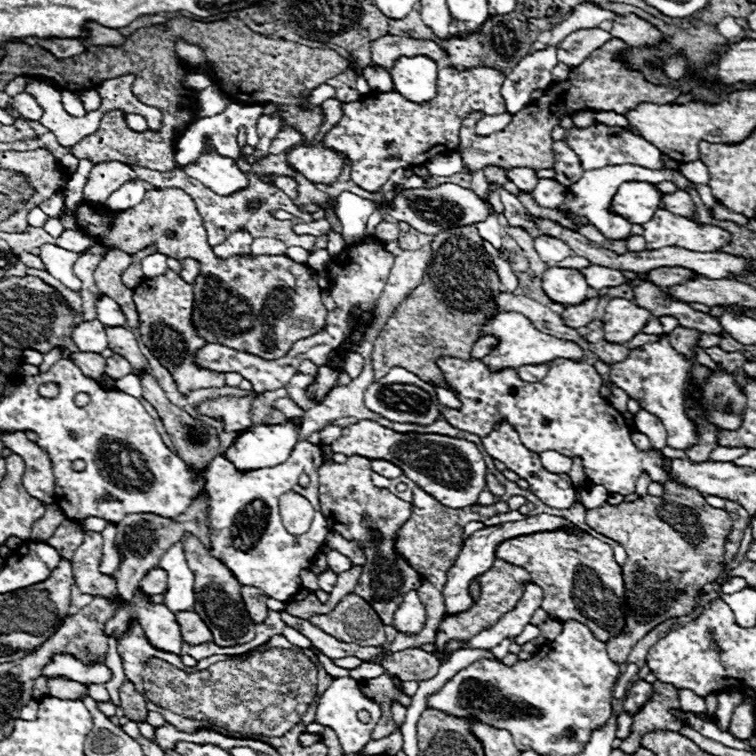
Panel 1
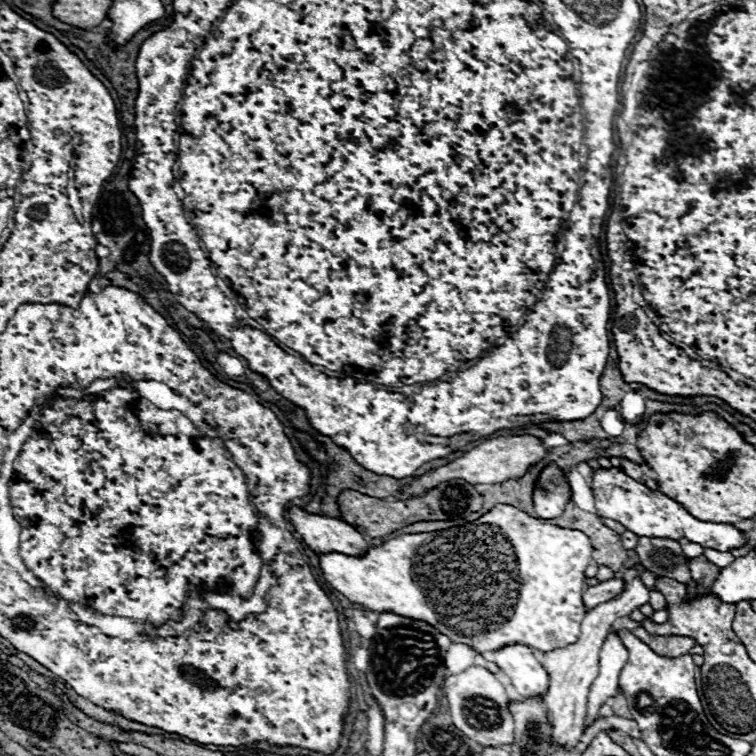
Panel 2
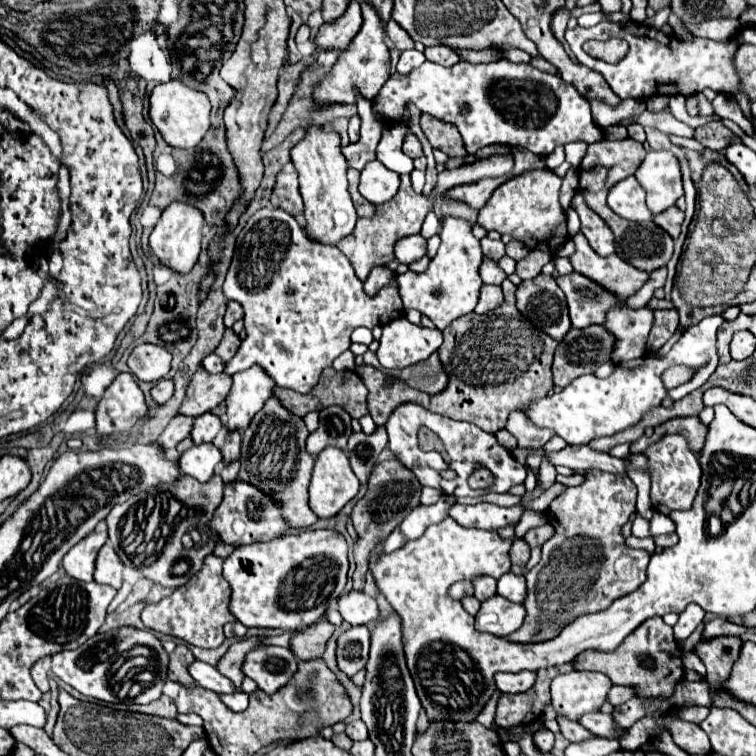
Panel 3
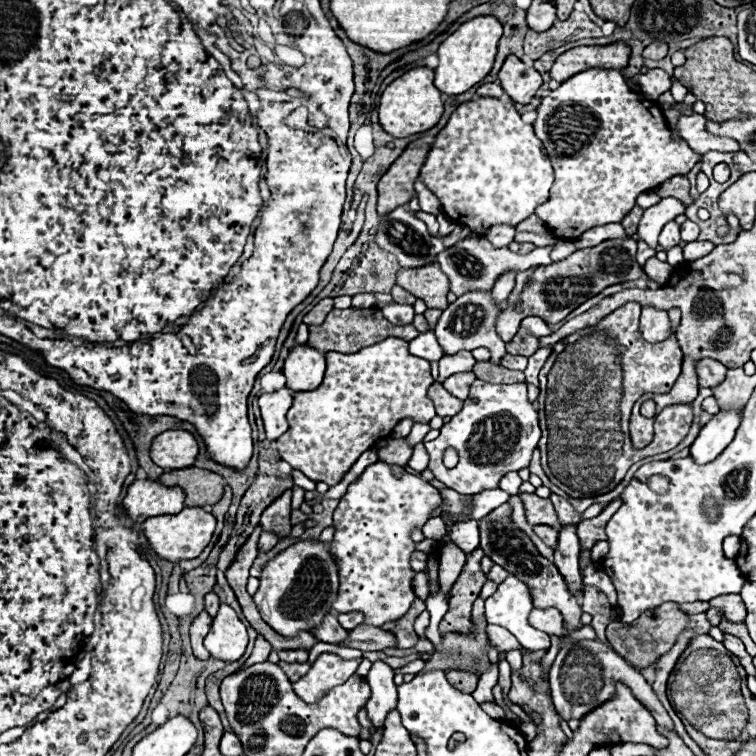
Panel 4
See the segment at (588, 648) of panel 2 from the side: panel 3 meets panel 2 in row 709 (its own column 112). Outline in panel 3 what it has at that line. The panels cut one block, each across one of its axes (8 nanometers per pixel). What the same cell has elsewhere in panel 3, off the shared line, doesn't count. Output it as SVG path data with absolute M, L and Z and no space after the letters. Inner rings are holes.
M104 544L98 552L94 580L98 584L108 584L116 590L122 586L122 562L110 544Z

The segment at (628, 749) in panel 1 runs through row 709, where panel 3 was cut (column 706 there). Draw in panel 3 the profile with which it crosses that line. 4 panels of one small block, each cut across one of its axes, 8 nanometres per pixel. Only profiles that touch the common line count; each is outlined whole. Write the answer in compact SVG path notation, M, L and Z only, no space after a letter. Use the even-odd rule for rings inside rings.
M722 636L716 640L704 640L698 642L694 652L700 656L700 660L706 666L706 680L710 684L718 684L718 680L724 680L730 674L730 668L740 656L742 640L732 636Z

